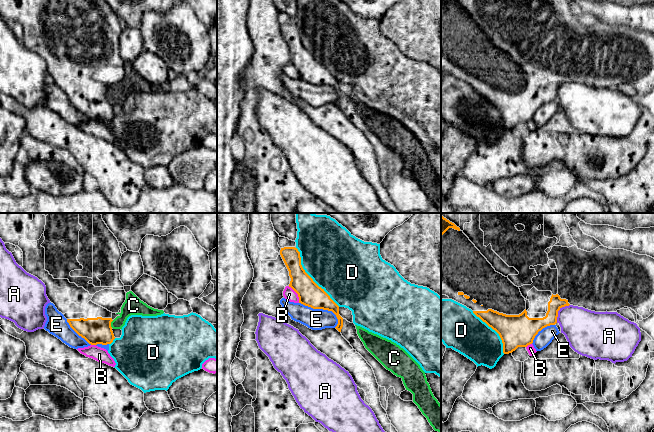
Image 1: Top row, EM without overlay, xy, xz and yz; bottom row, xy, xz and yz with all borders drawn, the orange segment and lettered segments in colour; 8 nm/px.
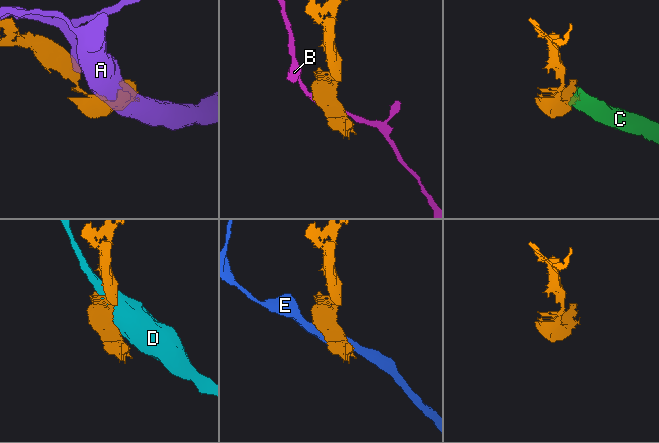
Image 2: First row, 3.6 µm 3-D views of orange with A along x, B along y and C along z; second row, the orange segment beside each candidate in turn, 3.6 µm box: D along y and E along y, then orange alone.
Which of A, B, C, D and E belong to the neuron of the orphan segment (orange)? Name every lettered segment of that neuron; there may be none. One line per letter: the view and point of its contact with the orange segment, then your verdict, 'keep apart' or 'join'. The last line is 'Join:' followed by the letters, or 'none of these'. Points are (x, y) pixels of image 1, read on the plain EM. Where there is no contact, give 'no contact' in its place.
A: meets orange in yz at (558, 86); keep apart
B: meets orange in xz at (297, 69); keep apart
C: meets orange in xy at (110, 100); join
D: meets orange in xz at (310, 53); keep apart
E: meets orange in xz at (322, 84); keep apart
Join: C

